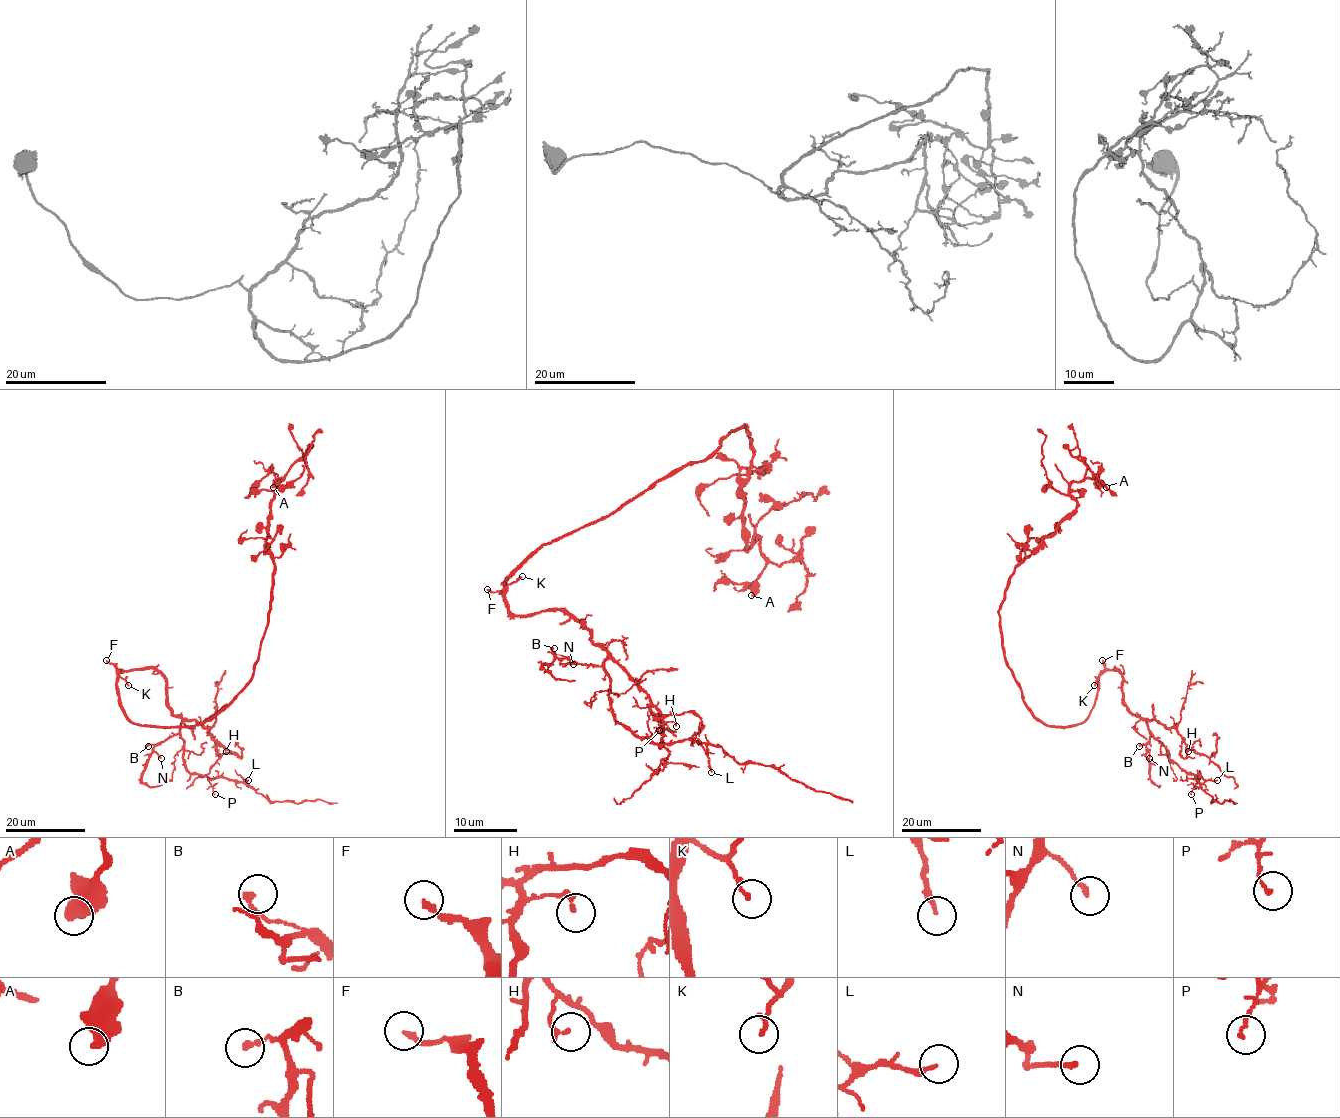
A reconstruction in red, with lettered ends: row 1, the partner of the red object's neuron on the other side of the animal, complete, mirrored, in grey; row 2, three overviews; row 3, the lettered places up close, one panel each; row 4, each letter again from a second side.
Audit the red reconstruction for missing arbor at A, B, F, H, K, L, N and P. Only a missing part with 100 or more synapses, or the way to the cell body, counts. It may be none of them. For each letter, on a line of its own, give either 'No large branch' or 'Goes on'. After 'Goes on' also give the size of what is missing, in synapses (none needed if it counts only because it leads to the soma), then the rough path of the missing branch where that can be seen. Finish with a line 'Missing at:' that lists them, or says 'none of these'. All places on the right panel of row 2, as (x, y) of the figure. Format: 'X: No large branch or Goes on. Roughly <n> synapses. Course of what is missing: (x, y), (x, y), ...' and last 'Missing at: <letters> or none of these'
A: No large branch
B: No large branch
F: Goes on. Course of what is missing: (1102, 660), (1095, 689), (1090, 687), (1089, 677), (1093, 666), (1125, 622), (1101, 580)
H: No large branch
K: No large branch
L: No large branch
N: No large branch
P: No large branch
Missing at: F

